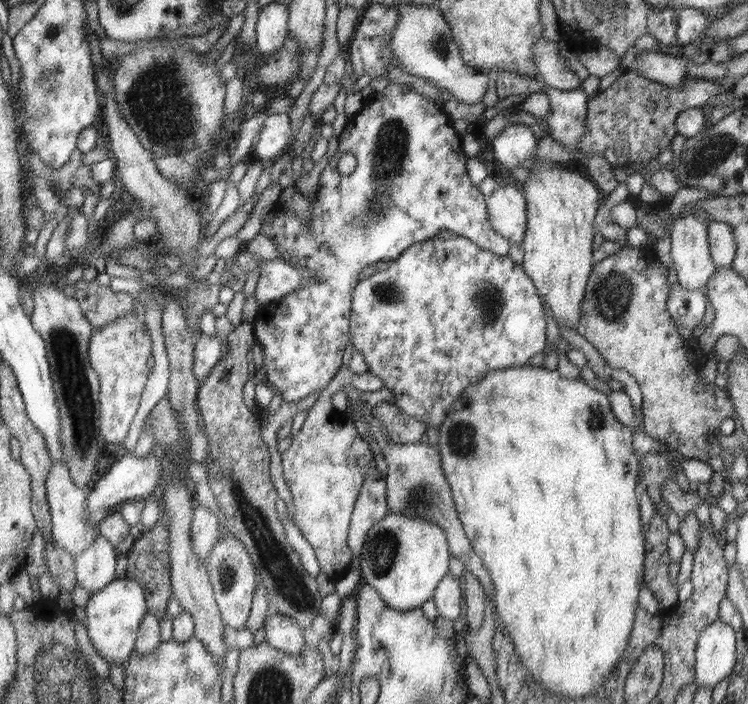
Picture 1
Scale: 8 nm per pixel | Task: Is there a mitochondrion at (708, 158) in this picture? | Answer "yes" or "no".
yes

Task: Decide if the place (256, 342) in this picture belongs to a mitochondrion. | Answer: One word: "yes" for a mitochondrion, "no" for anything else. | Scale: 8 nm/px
no

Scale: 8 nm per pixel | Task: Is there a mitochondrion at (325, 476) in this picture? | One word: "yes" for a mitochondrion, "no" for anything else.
yes

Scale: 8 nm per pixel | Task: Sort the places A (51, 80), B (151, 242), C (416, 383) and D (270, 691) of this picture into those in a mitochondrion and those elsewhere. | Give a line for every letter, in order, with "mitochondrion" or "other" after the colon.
A: mitochondrion
B: other
C: other
D: mitochondrion

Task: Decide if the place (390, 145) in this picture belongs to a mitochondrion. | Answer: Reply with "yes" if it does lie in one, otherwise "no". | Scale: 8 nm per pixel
yes

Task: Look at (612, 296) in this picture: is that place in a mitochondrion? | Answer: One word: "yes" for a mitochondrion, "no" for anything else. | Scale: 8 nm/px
yes

